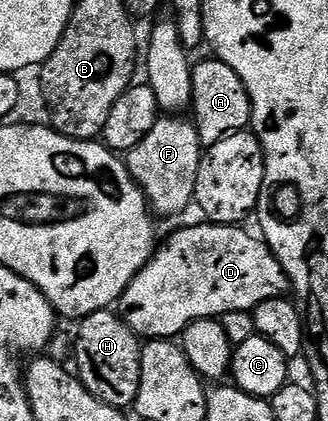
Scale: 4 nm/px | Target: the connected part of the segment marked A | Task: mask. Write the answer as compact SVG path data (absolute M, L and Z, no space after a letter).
M219 59L211 60L197 60L192 67L194 91L190 113L193 113L191 116L200 136L201 146L204 147L226 139L231 133L245 132L252 123L252 104L246 91L246 83L238 79L238 71L234 71L234 67L226 67L226 63Z

